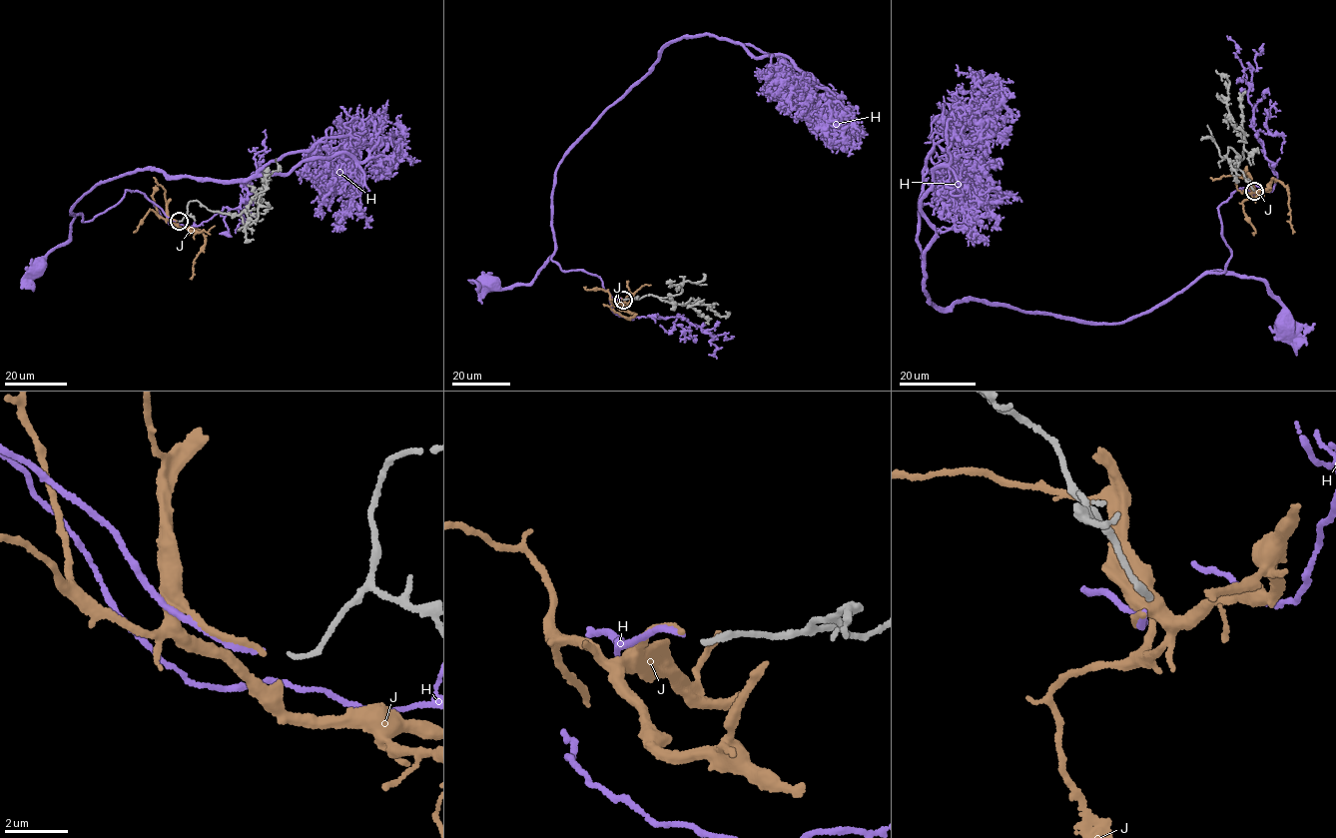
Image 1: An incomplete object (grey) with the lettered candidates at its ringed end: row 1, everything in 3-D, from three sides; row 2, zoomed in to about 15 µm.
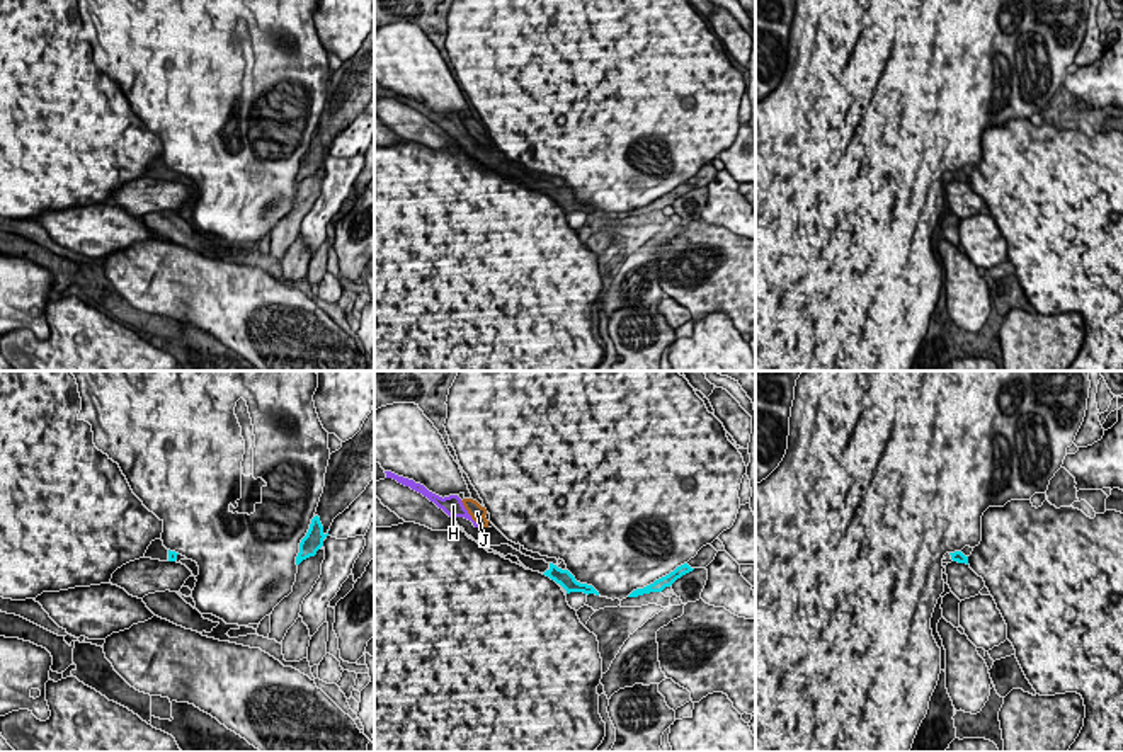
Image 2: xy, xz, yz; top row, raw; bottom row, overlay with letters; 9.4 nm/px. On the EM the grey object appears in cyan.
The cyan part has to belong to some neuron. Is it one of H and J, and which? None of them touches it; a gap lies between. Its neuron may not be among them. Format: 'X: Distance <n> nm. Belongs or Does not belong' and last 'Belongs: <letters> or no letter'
H: Distance 750 nm. Belongs
J: Distance 700 nm. Does not belong
Belongs: H

